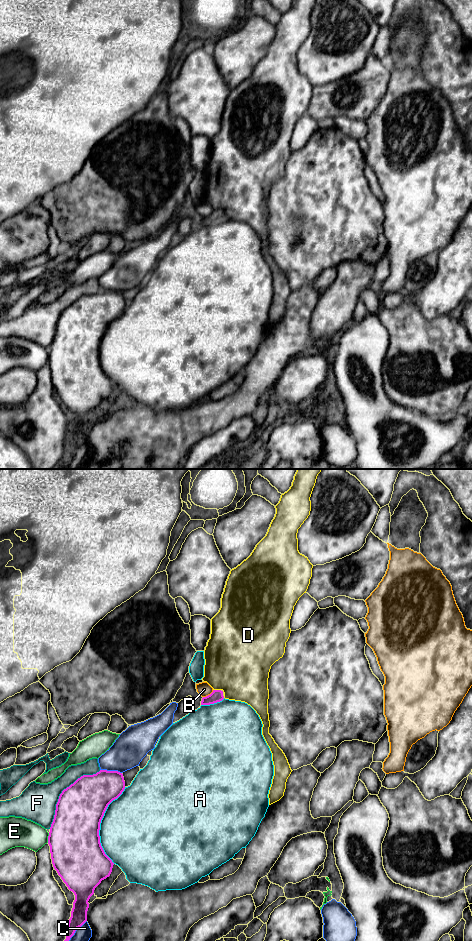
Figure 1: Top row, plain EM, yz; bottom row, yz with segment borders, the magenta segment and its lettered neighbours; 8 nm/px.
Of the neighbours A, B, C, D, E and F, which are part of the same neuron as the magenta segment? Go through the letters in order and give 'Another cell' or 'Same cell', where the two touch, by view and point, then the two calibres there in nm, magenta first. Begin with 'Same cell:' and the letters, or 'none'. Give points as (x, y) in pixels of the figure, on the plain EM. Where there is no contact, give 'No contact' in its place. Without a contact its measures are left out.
Same cell: none
A: Another cell. Touches magenta at yz (99, 345). Thickness 400 nm (magenta) against 480 nm
B: Another cell. Touches magenta at yz (208, 215). Thickness 100 nm (magenta) against 110 nm
C: Another cell. Touches magenta at yz (74, 452). Thickness 130 nm (magenta) against 140 nm
D: Another cell. Touches magenta at yz (217, 210). Thickness 100 nm (magenta) against 460 nm
E: Another cell. Touches magenta at yz (48, 358). Thickness 420 nm (magenta) against 240 nm
F: Another cell. Touches magenta at yz (62, 311). Thickness 380 nm (magenta) against 300 nm

